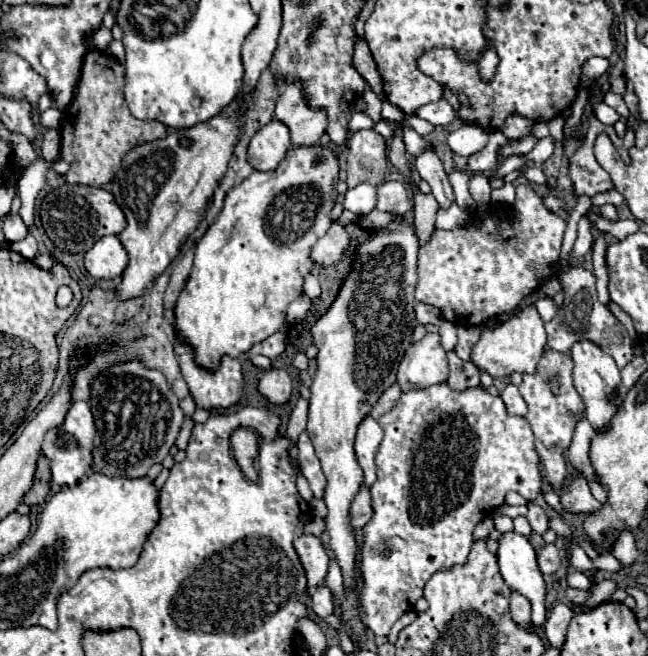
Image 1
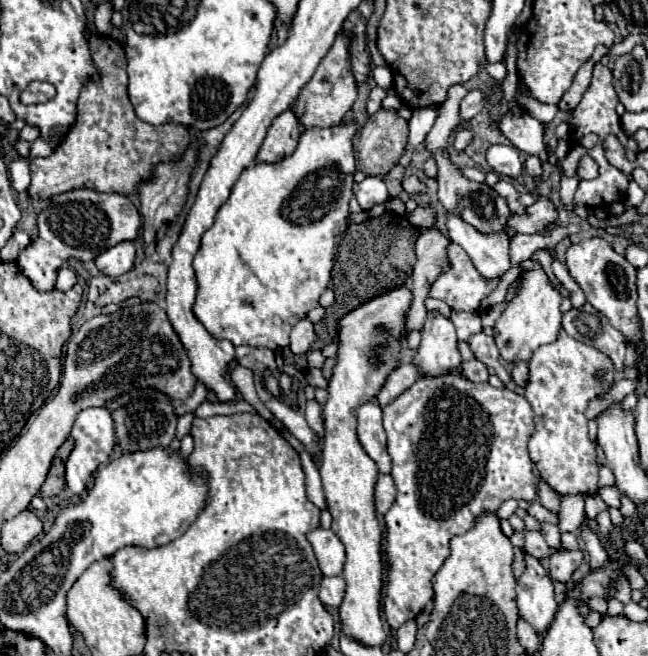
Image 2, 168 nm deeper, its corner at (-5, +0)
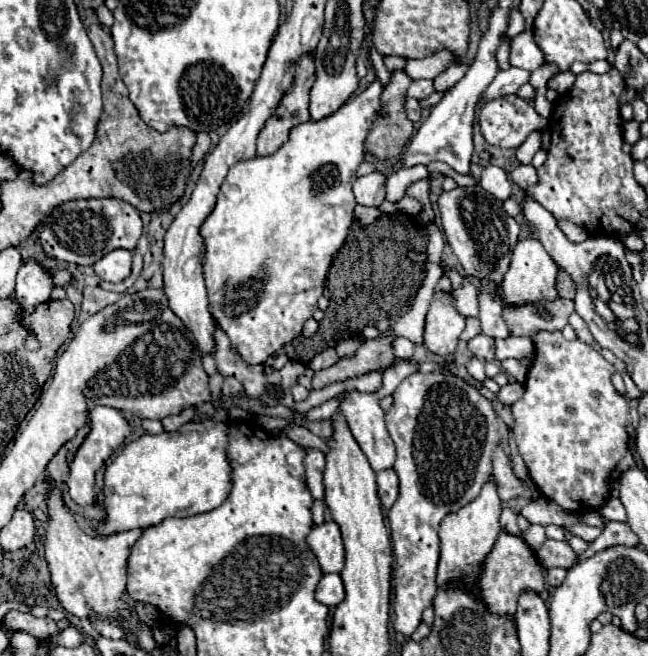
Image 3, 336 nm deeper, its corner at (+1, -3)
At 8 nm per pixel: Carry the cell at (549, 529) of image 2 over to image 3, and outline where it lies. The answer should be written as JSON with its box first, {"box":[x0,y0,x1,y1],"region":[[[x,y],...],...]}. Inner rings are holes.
{"box":[536,539,576,569],"region":[[[546,539],[546,543],[542,545],[542,549],[536,551],[540,563],[546,569],[554,569],[554,567],[562,567],[562,569],[570,569],[576,563],[576,553],[572,551],[572,547],[564,541],[552,541]]]}

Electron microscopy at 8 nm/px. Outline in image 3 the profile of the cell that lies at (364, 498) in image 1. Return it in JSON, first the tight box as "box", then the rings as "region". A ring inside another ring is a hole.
{"box":[376,469,398,509],"region":[[[394,469],[380,471],[376,475],[376,485],[378,485],[378,497],[386,509],[390,509],[398,497],[398,475]]]}

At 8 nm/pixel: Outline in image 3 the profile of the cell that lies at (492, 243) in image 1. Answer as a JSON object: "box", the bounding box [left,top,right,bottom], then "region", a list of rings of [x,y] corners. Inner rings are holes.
{"box":[452,277,478,317],"region":[[[466,277],[464,285],[456,291],[452,291],[454,299],[456,299],[456,309],[460,315],[464,317],[476,317],[478,315],[478,299],[476,299],[476,287],[472,285],[472,281]]]}

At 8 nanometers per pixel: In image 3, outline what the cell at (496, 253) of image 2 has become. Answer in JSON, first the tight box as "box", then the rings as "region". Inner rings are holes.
{"box":[480,281,510,339],"region":[[[480,281],[480,327],[482,327],[482,333],[488,335],[488,337],[494,337],[494,339],[504,339],[510,335],[504,319],[502,319],[502,307],[500,307],[500,301],[494,301],[492,295],[496,293],[494,285],[490,285],[488,281]]]}

